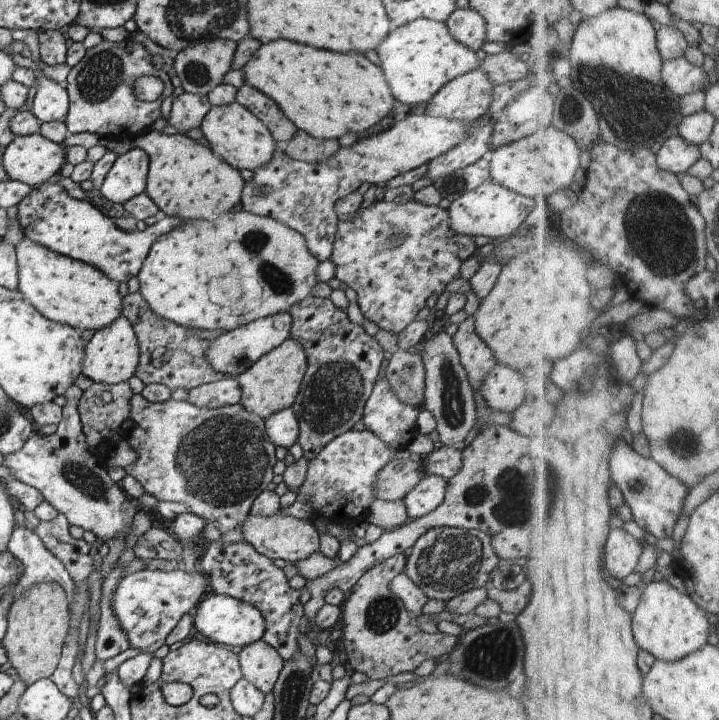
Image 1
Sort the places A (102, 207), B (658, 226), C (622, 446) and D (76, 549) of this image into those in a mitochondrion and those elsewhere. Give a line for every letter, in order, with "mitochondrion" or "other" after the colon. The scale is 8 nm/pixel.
A: other
B: mitochondrion
C: other
D: other

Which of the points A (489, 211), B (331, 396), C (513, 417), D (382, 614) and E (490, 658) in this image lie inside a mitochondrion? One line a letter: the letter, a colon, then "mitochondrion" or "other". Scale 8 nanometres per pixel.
A: other
B: mitochondrion
C: other
D: mitochondrion
E: mitochondrion

